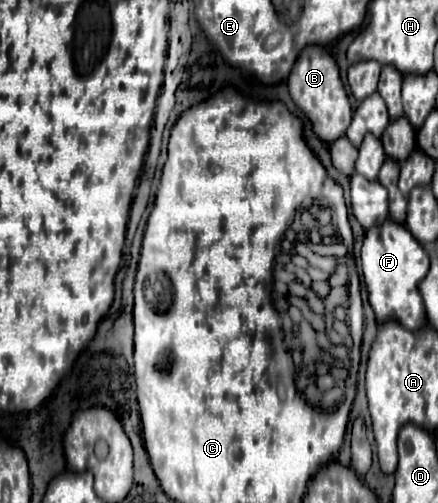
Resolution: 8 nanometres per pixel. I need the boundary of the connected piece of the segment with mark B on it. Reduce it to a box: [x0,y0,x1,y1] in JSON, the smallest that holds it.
[288,47,352,145]

